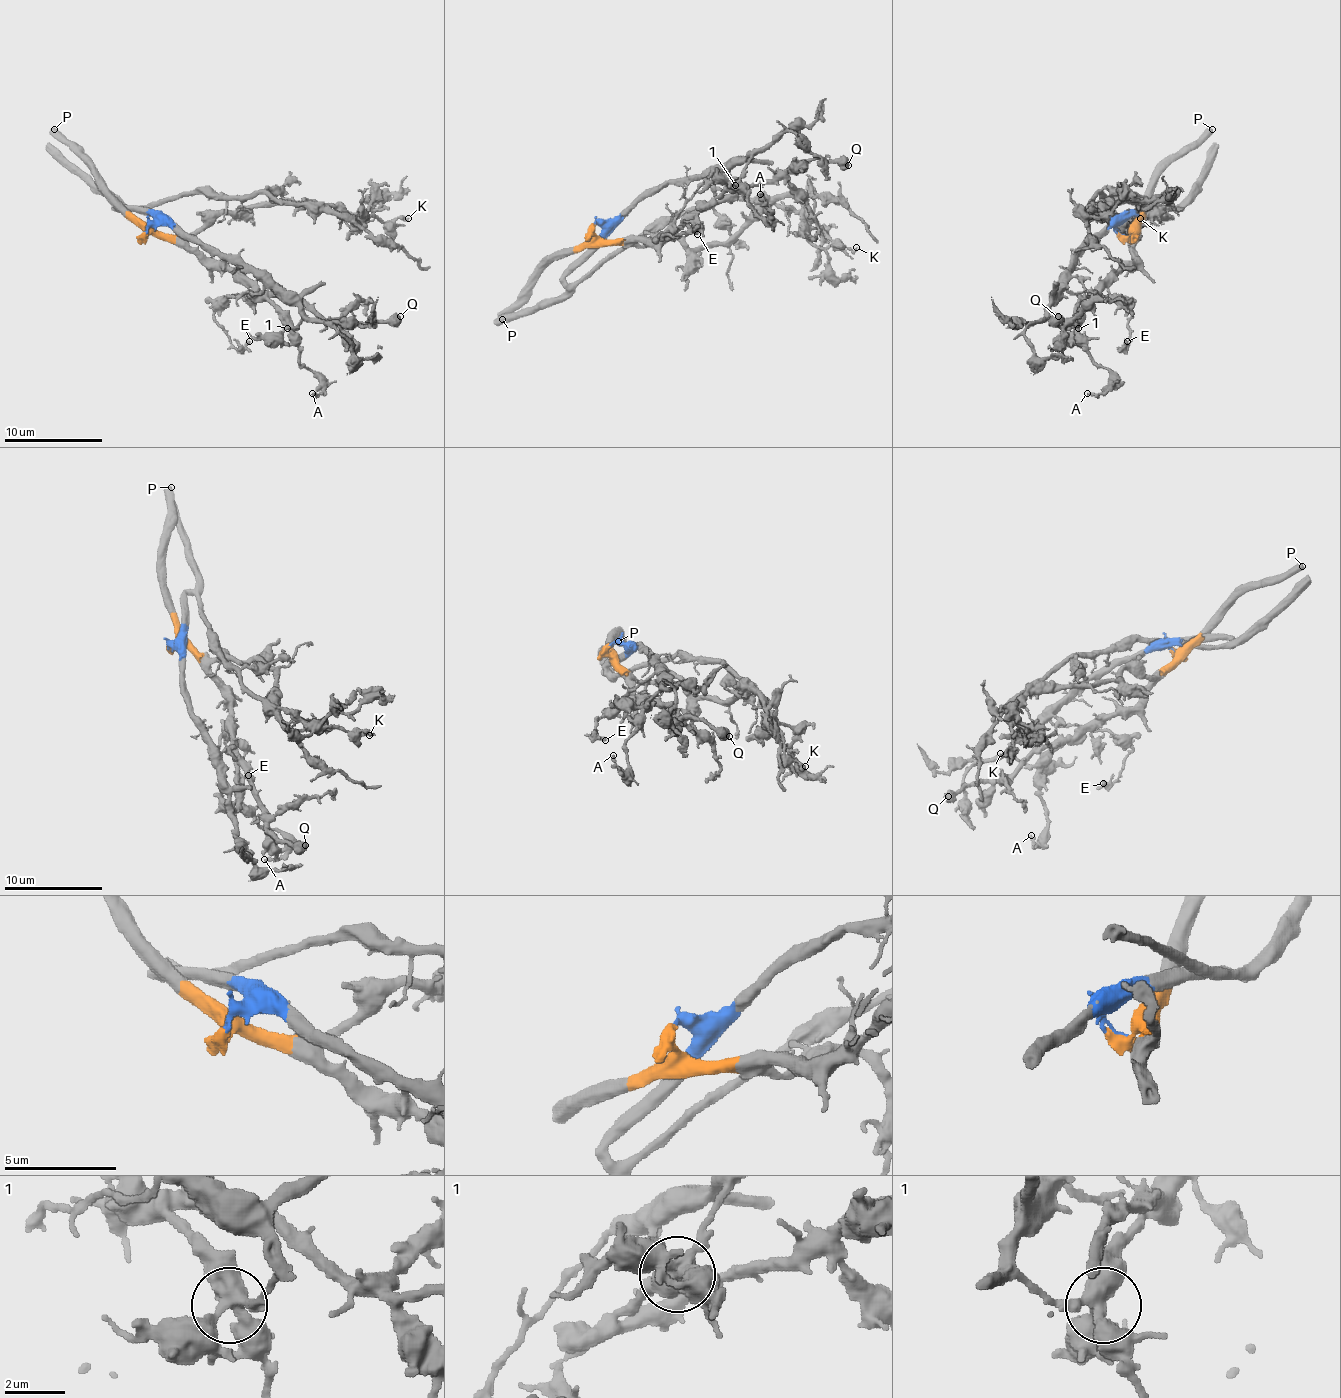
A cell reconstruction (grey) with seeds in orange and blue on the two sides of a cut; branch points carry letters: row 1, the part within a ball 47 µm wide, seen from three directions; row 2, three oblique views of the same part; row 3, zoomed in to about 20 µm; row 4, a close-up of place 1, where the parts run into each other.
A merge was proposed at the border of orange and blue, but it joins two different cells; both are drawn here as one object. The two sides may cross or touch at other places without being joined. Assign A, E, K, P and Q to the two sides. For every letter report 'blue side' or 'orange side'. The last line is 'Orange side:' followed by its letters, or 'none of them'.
A: orange side
E: blue side
K: blue side
P: orange side
Q: orange side
Orange side: A, P, Q

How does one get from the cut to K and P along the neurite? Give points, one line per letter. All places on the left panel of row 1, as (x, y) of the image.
K: (144, 235), (154, 220), (119, 210), (201, 193), (265, 193), (275, 200), (344, 205), (386, 222), (408, 217)
P: (144, 235), (144, 227), (117, 200), (105, 180), (53, 129)

